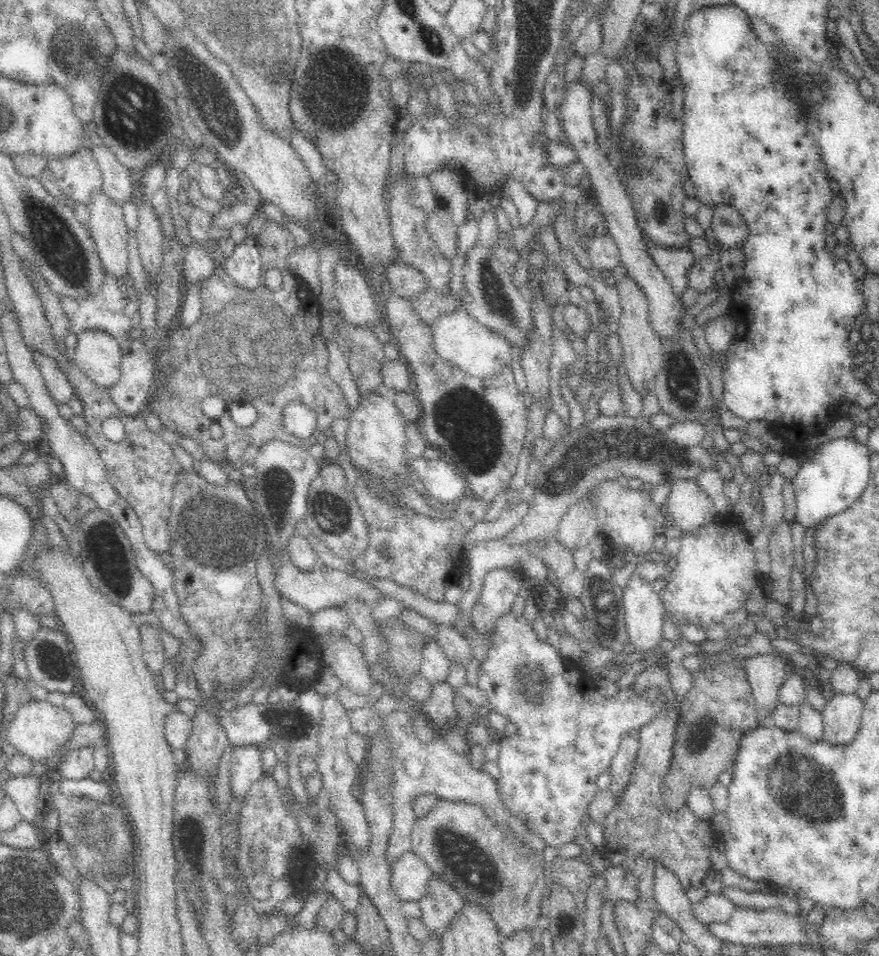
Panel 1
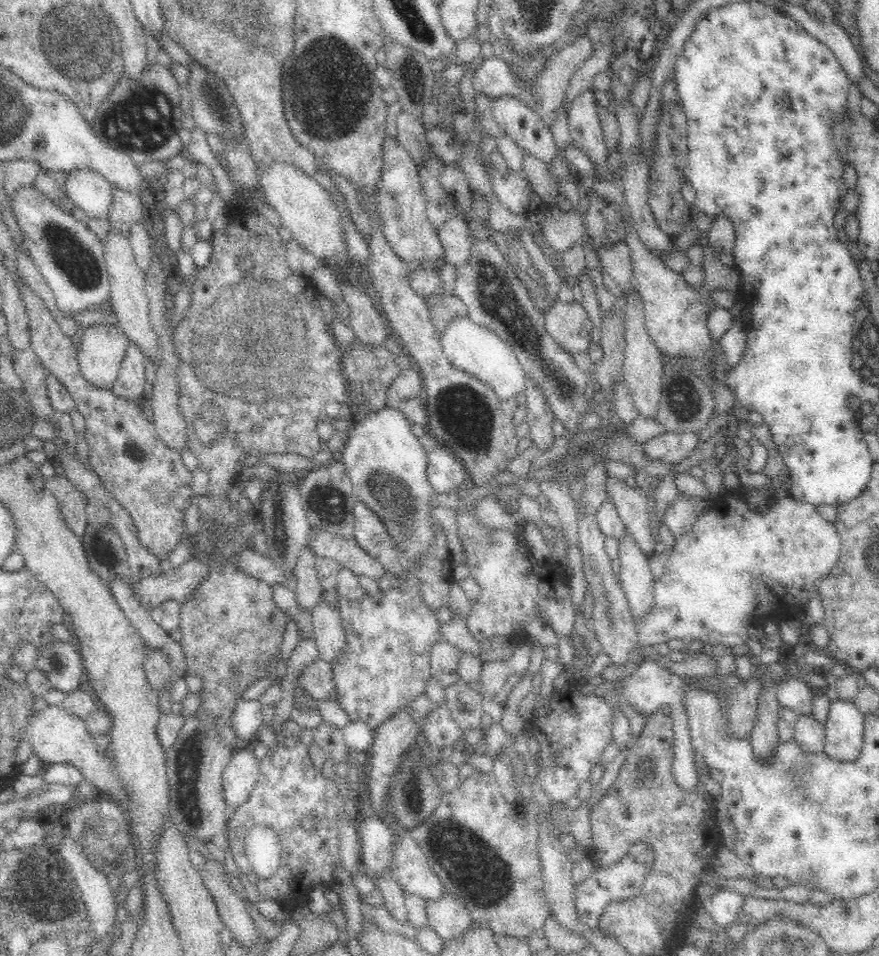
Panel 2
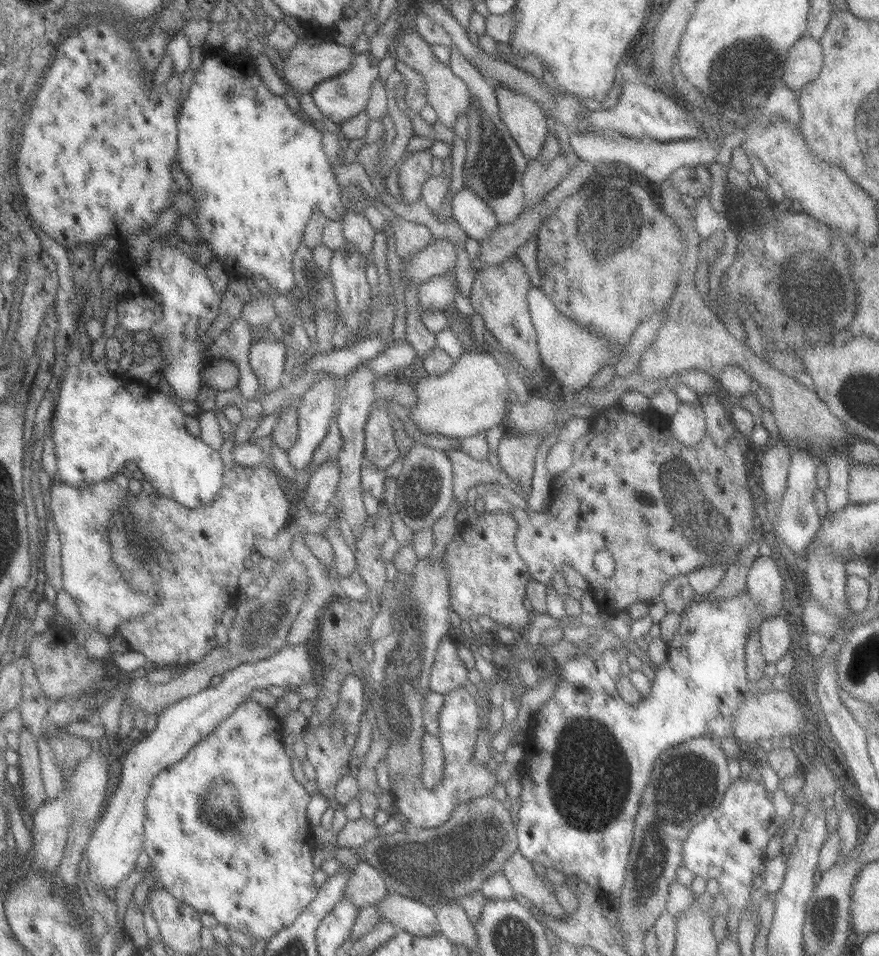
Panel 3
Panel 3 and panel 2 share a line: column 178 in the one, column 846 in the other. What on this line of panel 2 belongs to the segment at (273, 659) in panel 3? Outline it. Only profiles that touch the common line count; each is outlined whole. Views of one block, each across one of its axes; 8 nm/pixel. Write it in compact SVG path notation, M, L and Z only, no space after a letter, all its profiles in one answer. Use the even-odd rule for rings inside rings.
M853 700L830 702L823 751L834 760L854 760L862 748L863 713Z

